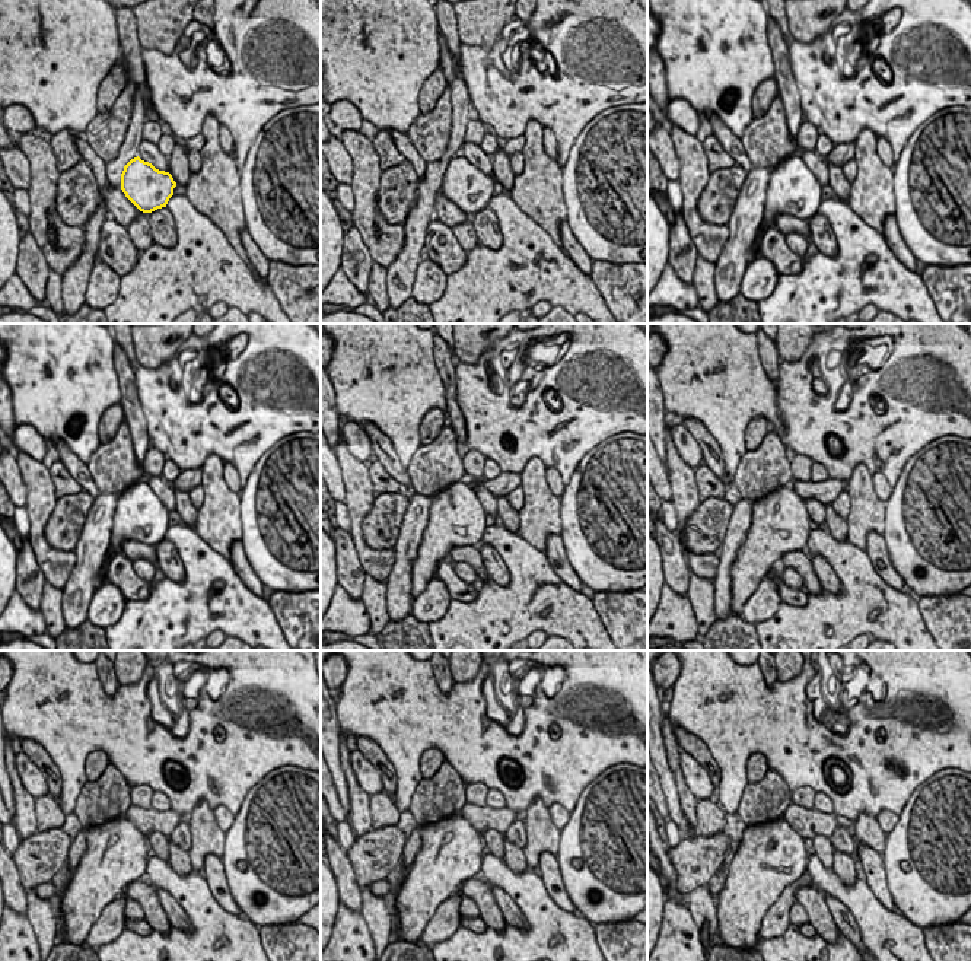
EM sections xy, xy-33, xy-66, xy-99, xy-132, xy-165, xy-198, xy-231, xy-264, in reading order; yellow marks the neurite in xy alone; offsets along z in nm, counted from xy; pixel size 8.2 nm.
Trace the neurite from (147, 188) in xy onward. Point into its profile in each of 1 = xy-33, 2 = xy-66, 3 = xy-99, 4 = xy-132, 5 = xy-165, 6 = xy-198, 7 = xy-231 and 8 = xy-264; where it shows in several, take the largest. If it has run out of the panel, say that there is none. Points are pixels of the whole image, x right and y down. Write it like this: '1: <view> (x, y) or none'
1: xy-33 (465, 184)
2: xy-66 (793, 188)
3: xy-99 (140, 516)
4: xy-132 (461, 521)
5: xy-165 (780, 525)
6: xy-198 (118, 862)
7: xy-231 (432, 878)
8: xy-264 (754, 880)

